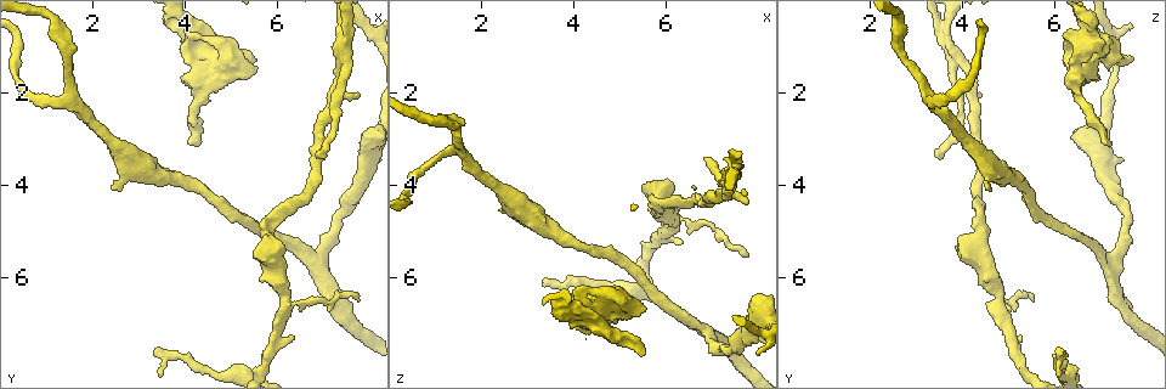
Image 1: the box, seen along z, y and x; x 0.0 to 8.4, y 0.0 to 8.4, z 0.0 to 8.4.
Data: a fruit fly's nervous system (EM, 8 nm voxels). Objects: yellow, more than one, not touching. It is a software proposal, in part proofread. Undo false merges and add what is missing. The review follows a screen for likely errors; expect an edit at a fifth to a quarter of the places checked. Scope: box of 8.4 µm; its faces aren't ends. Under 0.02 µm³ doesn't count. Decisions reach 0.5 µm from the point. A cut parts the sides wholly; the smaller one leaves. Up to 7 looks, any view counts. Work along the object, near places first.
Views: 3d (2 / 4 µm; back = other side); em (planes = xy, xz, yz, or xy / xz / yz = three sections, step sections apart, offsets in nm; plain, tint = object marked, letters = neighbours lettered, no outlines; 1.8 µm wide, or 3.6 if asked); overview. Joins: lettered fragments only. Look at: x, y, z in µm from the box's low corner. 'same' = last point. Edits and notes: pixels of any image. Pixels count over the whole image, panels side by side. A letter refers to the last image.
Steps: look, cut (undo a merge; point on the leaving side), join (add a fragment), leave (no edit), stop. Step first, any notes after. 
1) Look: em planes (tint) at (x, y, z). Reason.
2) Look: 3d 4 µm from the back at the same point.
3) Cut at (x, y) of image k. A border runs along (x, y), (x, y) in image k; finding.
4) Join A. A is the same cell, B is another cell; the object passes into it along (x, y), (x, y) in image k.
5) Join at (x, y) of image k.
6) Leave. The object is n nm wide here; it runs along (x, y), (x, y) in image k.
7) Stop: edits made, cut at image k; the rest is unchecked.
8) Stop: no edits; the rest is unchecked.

Look: em xy step 8 (tint) at (6.85, 3.35, 3.40). Tapers out.

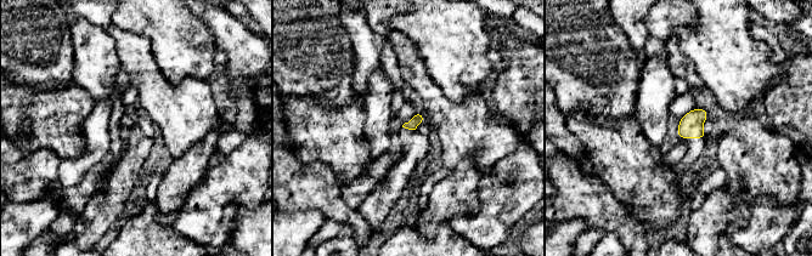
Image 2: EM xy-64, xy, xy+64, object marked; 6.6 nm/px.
Look: em planes (letters) at the same point. Cut it another way.

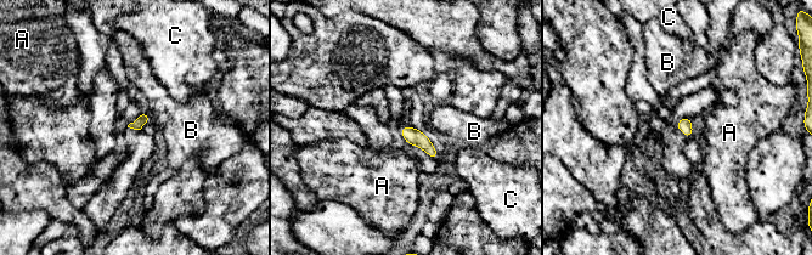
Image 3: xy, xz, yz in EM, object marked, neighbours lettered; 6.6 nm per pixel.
Leave. A, B and C are other cells; a border runs along (144, 109), (151, 120) in image 3; no lettered fragment goes on from it.

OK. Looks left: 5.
Look: em planes (tint) at (1.55, 2.15, 3.25). Three-way junction.

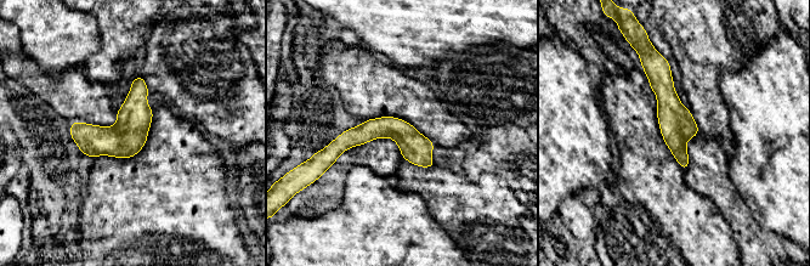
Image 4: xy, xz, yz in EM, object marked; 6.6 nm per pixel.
Look: em planes (letters) at the same point. What lies round it.

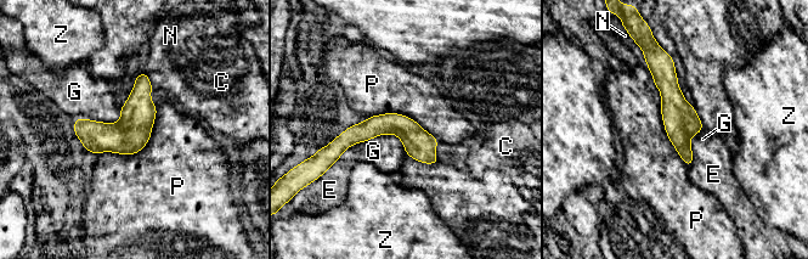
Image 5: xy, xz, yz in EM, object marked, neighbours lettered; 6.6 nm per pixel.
Leave. C, E, G, N, P and Z are other cells; a border runs along (157, 107), (137, 152), (96, 155) in image 5; continuous, no second neuron.

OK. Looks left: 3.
Look: 3d 4 µm at (5.50, 1.25, 7.70). Branch stops here.

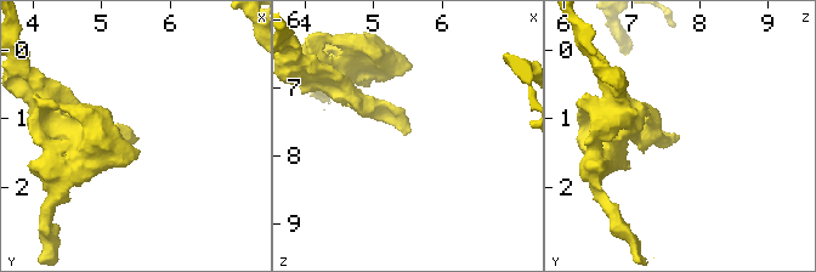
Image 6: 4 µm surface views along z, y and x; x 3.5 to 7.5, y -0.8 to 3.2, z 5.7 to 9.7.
Look: em yz step 4 (tint) at (5.40, 1.25, 7.75). Need the tissue.

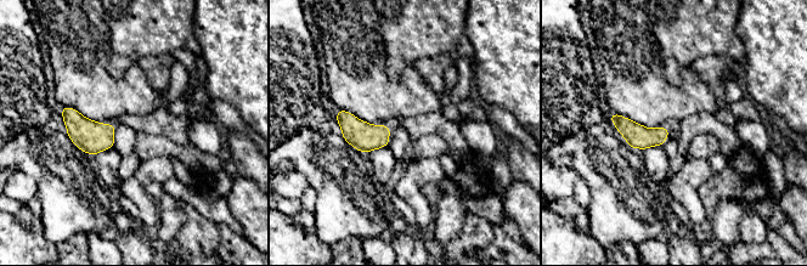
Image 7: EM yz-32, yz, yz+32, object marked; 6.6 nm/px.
Look: em planes (letters) at the same point. Another direction.

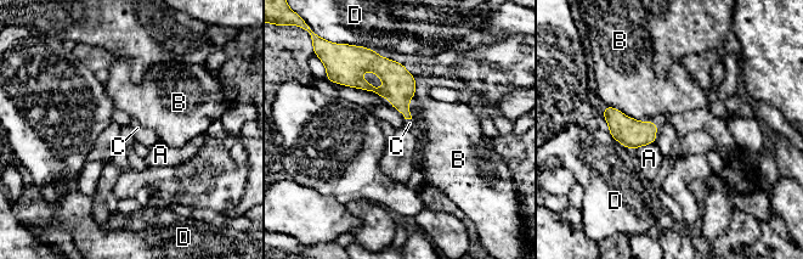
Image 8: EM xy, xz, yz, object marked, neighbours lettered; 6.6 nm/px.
Join C. C is the same cell, A, B and D are other cells; the object passes into it along (399, 88), (408, 118), (410, 123) in image 8; it goes on there.

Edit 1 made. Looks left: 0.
Stop: edits made, join at image 8; the rest is unchecked.

